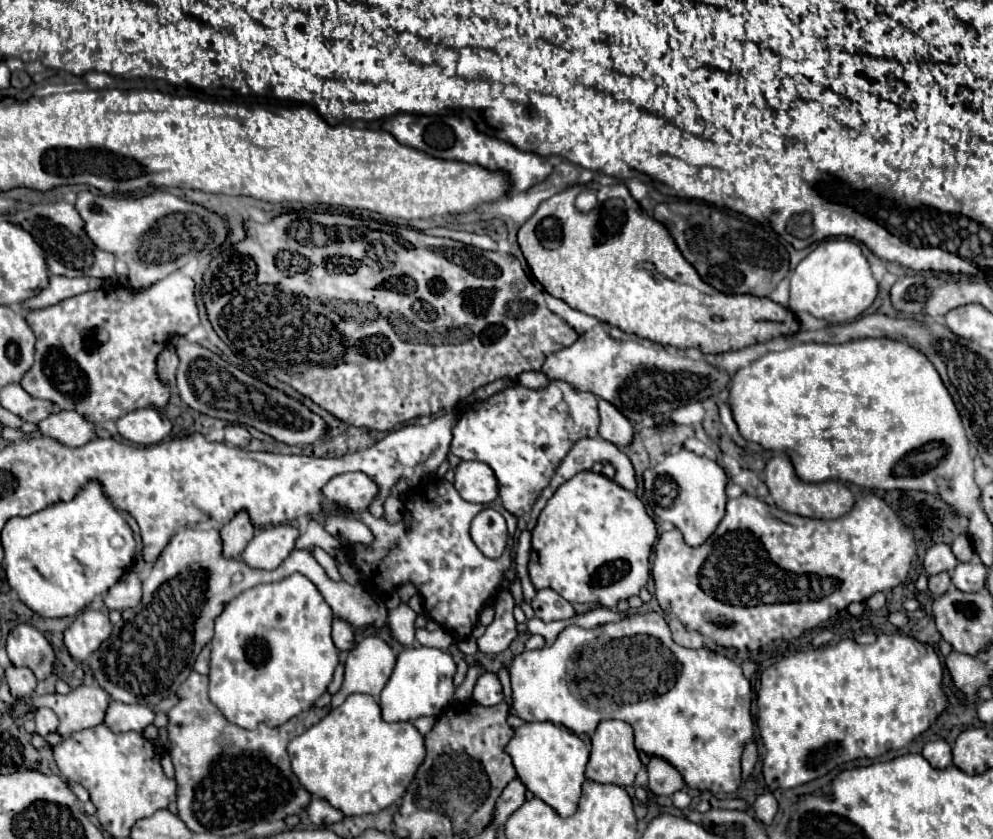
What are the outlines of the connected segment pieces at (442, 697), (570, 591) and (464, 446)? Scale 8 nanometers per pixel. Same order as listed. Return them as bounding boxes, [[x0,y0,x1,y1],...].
[[381,647,455,721],[529,471,657,607],[451,381,601,517]]

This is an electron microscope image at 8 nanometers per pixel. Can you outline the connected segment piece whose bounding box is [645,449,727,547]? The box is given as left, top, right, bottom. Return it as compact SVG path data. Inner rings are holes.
M681 449L679 453L667 455L665 461L659 463L659 467L645 471L645 493L647 495L649 495L649 489L653 489L657 475L665 475L665 477L673 479L673 483L677 483L679 491L677 491L677 499L673 499L673 503L669 507L655 505L653 511L663 521L671 521L683 533L685 541L691 547L705 543L709 539L709 535L713 535L713 531L717 529L719 521L725 515L725 503L727 503L727 499L725 499L725 485L727 485L725 471L715 461L699 457L687 449Z

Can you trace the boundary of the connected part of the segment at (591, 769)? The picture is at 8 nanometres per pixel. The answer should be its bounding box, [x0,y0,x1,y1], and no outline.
[587,721,641,787]

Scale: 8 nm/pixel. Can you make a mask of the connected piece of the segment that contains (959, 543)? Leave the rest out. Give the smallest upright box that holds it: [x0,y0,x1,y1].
[951,535,973,563]

